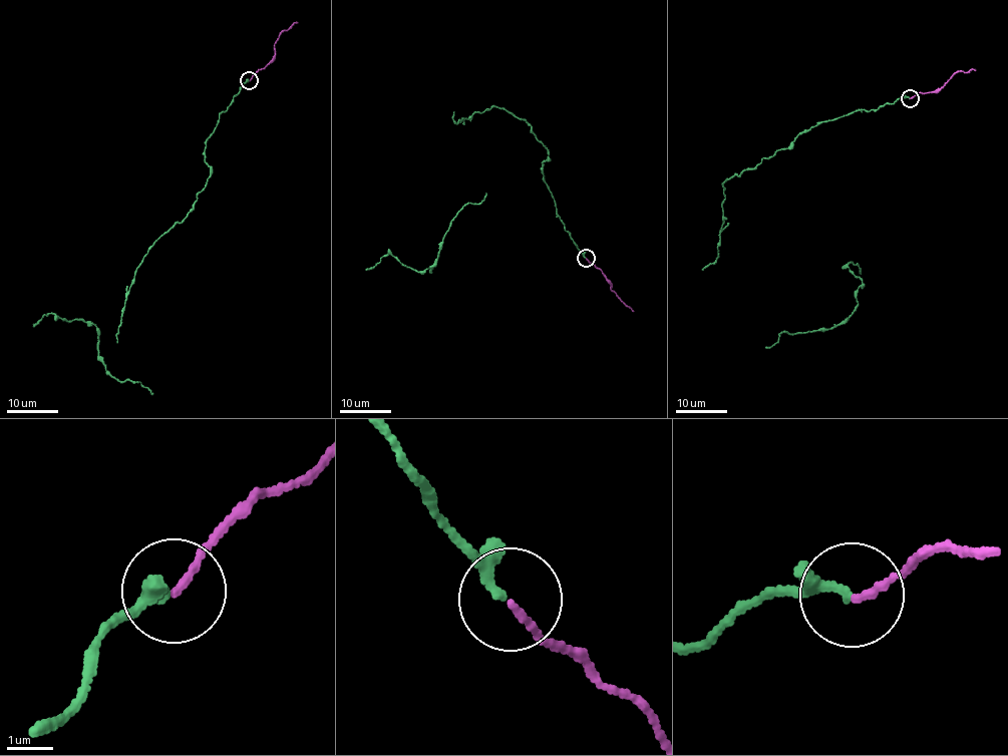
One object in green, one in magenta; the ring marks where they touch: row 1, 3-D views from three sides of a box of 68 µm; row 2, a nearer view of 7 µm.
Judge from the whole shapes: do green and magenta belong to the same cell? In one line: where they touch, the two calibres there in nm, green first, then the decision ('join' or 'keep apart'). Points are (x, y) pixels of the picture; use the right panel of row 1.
at (910, 98); 160 nm thick on the green side, 150 nm on the other; join

